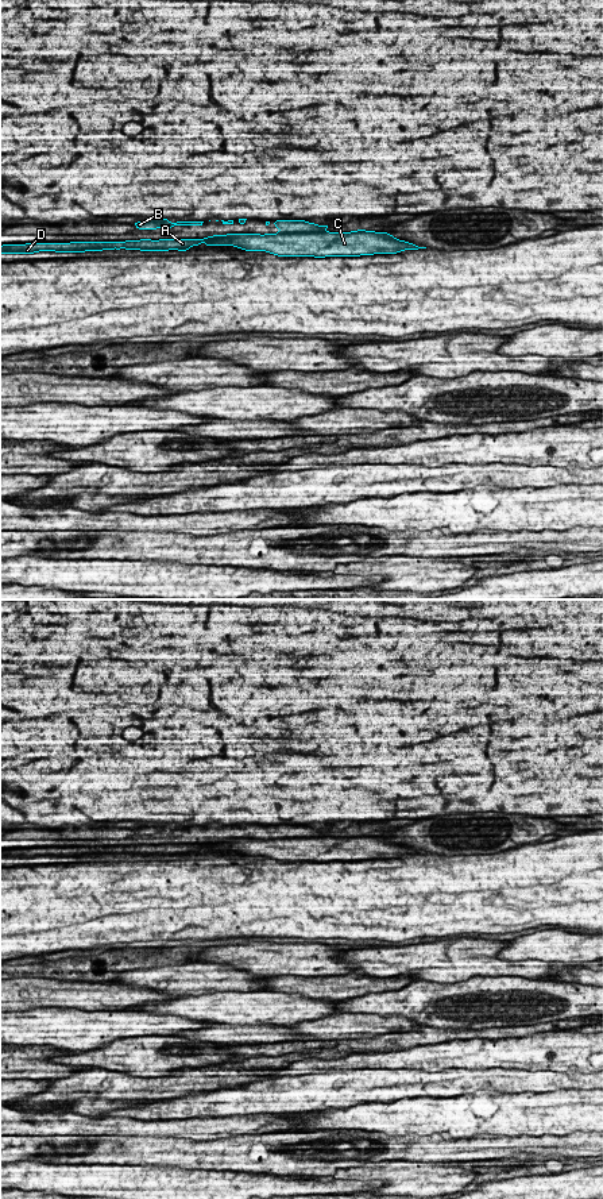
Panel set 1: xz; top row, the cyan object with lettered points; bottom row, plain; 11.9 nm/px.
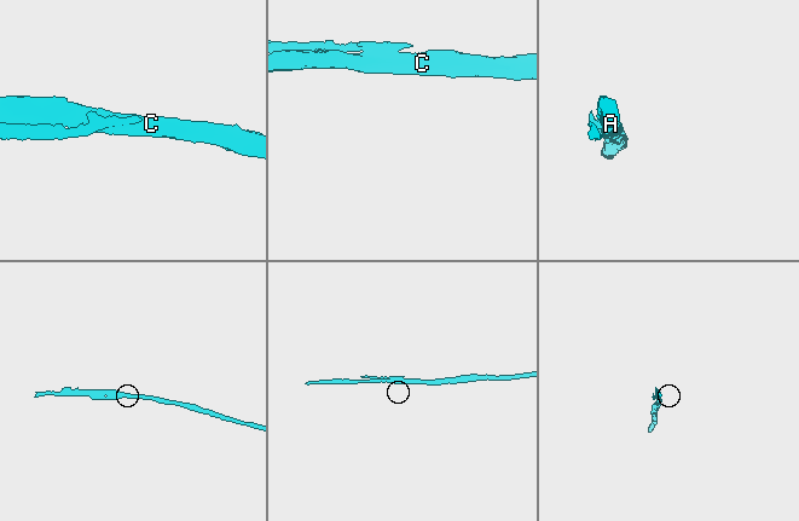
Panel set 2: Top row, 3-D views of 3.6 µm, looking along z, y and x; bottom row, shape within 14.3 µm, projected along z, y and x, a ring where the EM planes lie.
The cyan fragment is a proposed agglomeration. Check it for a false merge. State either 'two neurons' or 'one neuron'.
two neurons

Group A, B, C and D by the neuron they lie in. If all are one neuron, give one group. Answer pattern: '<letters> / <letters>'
A C D / B

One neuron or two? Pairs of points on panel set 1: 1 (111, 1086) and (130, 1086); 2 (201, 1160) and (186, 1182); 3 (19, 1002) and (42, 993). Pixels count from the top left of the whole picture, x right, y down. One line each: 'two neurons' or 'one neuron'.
1: one neuron
2: two neurons
3: one neuron

